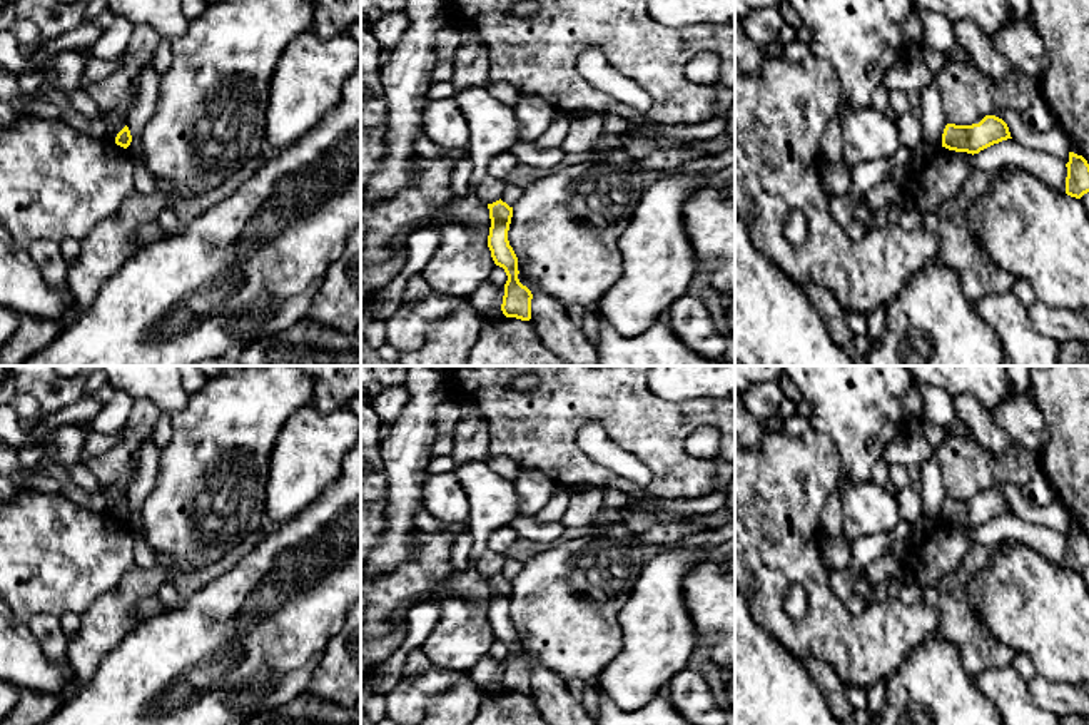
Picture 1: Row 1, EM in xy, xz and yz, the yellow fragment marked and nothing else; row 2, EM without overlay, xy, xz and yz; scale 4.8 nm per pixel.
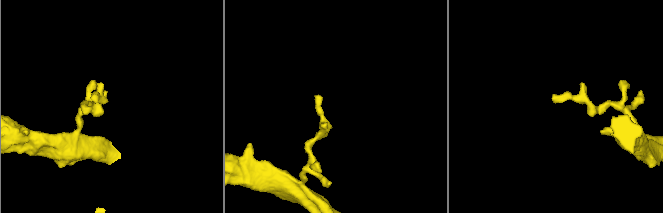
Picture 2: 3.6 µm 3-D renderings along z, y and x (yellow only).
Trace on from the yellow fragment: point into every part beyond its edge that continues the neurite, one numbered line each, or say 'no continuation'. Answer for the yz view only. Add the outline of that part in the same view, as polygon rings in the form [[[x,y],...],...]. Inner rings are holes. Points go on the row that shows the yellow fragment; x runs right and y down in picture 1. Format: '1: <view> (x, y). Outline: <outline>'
no continuation

